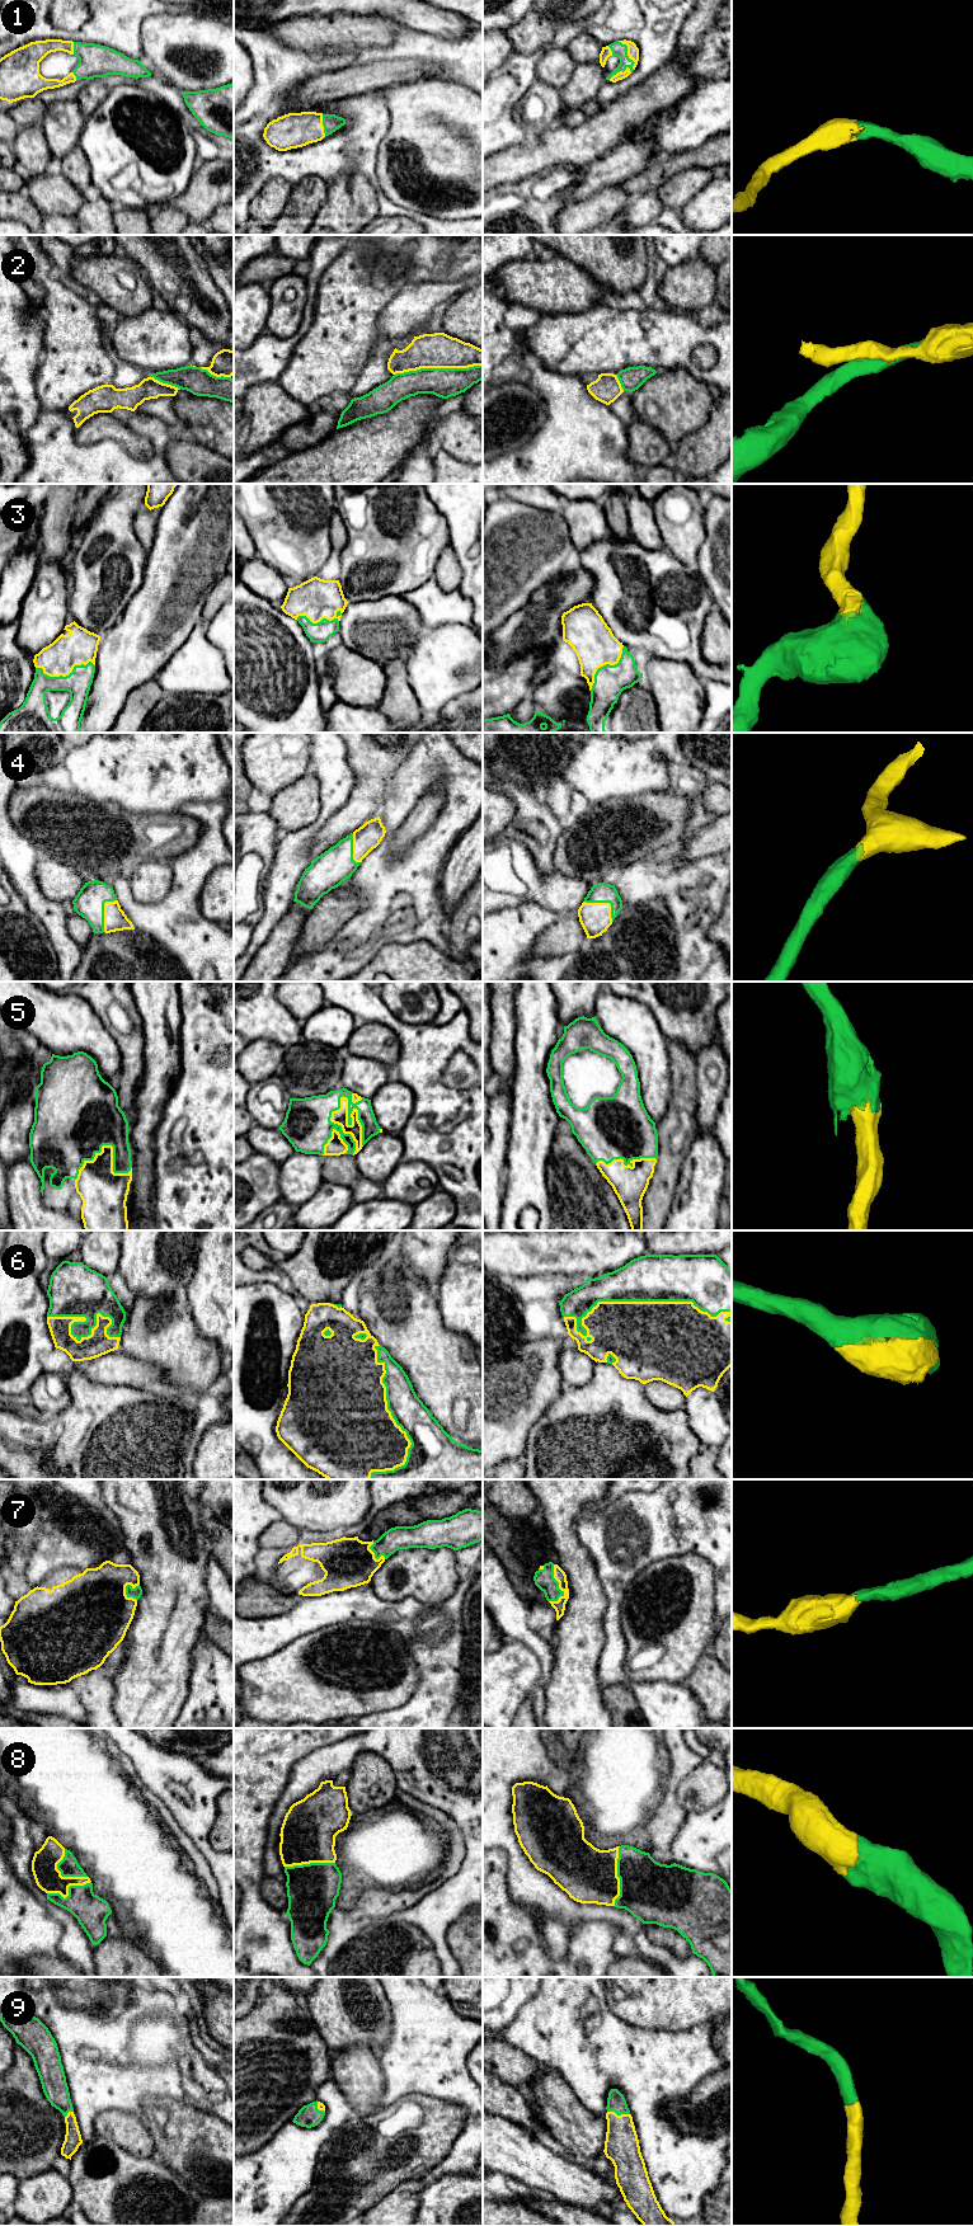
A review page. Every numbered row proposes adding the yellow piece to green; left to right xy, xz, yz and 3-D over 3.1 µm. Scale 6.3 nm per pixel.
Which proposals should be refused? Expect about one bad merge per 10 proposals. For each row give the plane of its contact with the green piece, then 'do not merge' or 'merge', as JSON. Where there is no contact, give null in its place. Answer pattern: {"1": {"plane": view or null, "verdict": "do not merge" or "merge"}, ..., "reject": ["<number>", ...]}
{"1": {"plane": "yz", "verdict": "merge"}, "2": {"plane": "xz", "verdict": "do not merge"}, "3": {"plane": "xy", "verdict": "merge"}, "4": {"plane": "yz", "verdict": "merge"}, "5": {"plane": "xz", "verdict": "merge"}, "6": {"plane": "yz", "verdict": "merge"}, "7": {"plane": "yz", "verdict": "merge"}, "8": {"plane": "yz", "verdict": "merge"}, "9": {"plane": "yz", "verdict": "merge"}, "reject": ["2"]}

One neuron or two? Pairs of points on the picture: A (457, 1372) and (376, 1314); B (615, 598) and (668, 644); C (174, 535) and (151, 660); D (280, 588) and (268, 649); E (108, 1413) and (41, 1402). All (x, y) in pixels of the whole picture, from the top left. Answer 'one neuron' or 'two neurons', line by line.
A: one neuron
B: one neuron
C: one neuron
D: two neurons
E: two neurons

